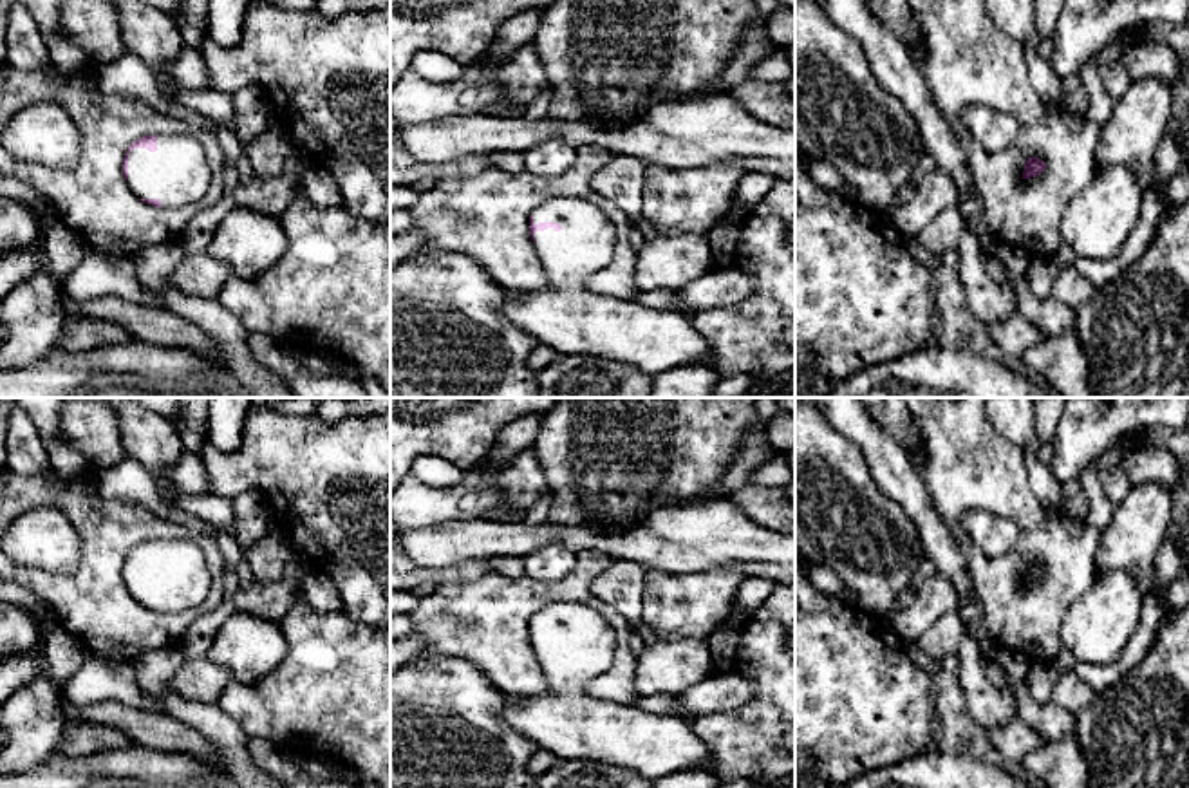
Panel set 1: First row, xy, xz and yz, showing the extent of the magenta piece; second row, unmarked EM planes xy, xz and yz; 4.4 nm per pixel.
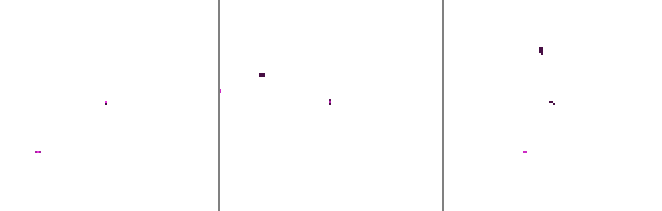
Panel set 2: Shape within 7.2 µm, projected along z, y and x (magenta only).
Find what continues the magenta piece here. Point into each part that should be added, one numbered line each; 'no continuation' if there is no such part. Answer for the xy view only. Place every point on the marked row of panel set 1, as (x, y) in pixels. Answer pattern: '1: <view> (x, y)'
1: xy (177, 174)

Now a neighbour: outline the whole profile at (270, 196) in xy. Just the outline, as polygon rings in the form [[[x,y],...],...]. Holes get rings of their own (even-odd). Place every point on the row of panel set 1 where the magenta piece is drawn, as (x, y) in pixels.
[[[300,175],[291,179],[255,179],[240,183],[233,188],[235,206],[257,210],[280,219],[298,186]]]

